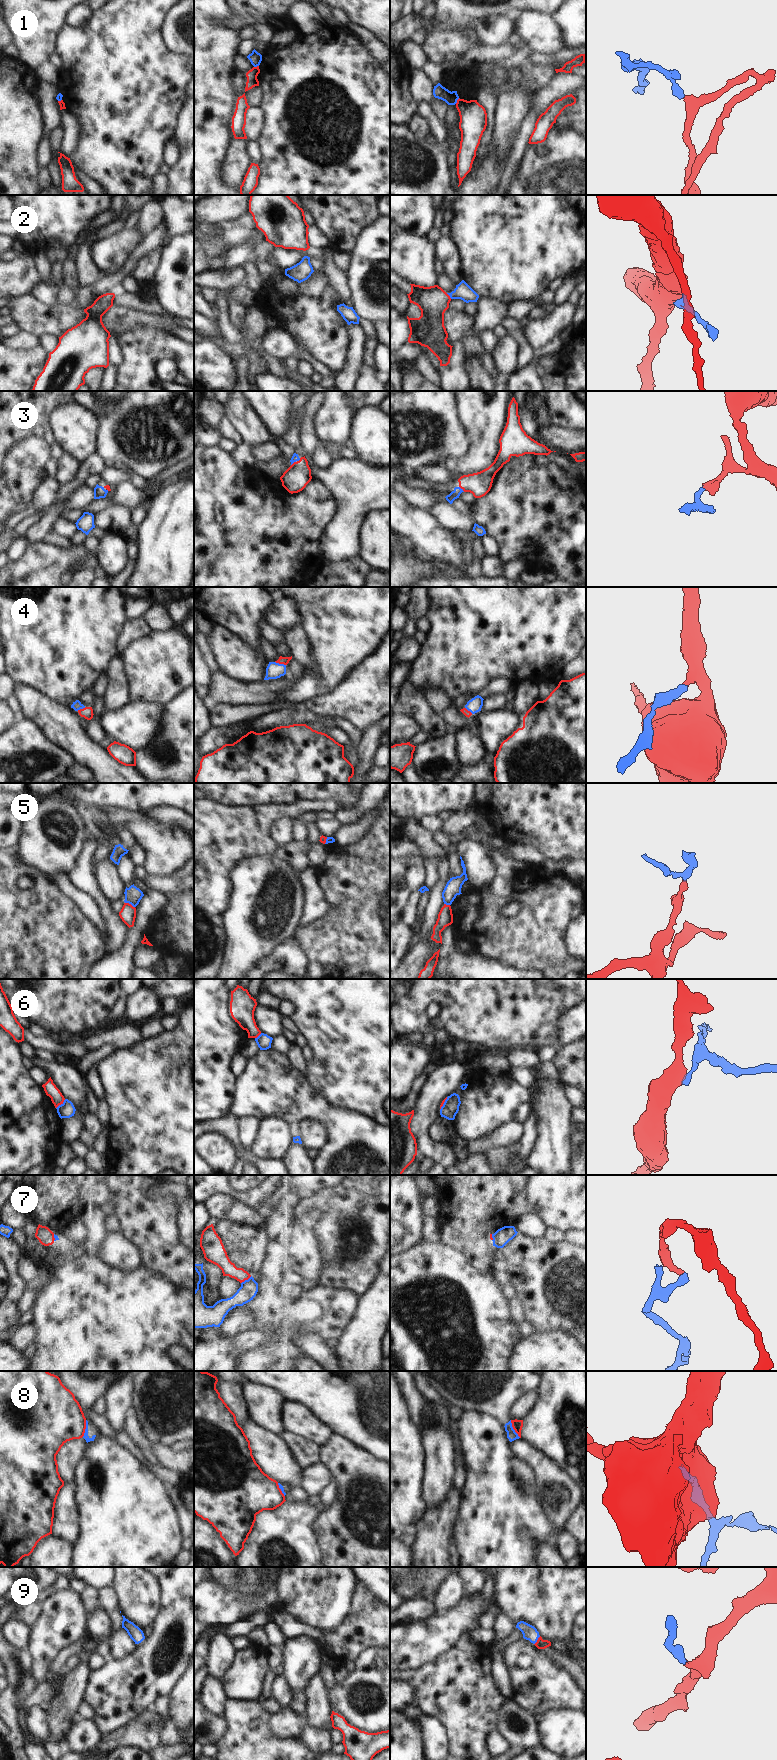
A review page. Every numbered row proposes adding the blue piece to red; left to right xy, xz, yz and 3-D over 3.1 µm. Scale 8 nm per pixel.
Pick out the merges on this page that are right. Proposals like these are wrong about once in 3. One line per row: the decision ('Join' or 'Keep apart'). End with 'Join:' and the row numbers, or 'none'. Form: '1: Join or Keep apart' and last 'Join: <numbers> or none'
1: Keep apart
2: Join
3: Join
4: Join
5: Keep apart
6: Keep apart
7: Keep apart
8: Keep apart
9: Join
Join: 2, 3, 4, 9.

